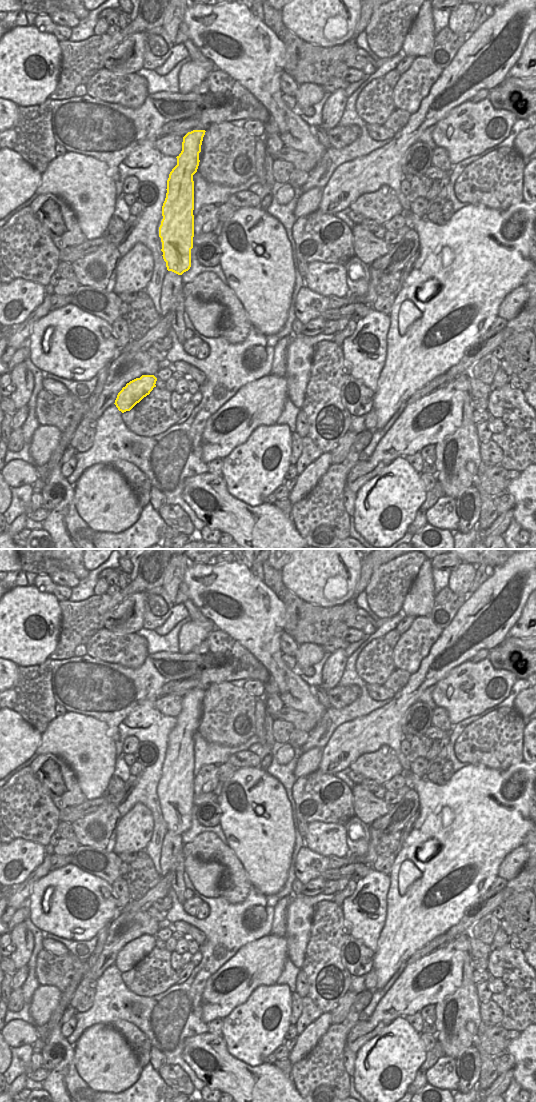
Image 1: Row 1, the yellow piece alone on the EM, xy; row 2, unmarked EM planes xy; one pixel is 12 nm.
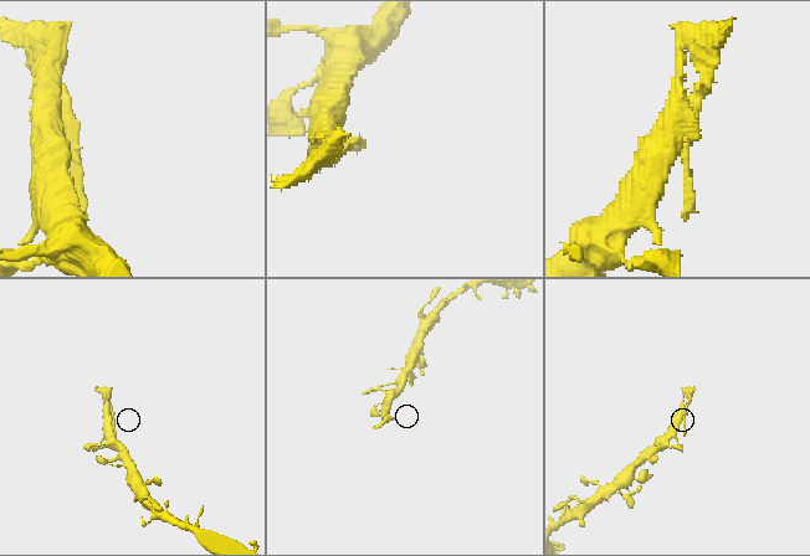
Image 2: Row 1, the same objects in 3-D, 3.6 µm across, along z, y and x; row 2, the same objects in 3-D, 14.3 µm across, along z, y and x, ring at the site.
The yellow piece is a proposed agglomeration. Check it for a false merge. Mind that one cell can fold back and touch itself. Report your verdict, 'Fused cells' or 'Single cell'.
Fused cells.

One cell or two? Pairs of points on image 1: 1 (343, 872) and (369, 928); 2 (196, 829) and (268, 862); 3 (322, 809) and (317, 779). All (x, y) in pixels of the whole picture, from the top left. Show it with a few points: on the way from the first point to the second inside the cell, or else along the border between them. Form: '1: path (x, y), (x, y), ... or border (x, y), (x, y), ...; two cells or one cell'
1: path (361, 874), (379, 898), (378, 910); one cell
2: border (219, 824), (226, 842); two cells
3: path (321, 802), (317, 796), (317, 786); one cell

